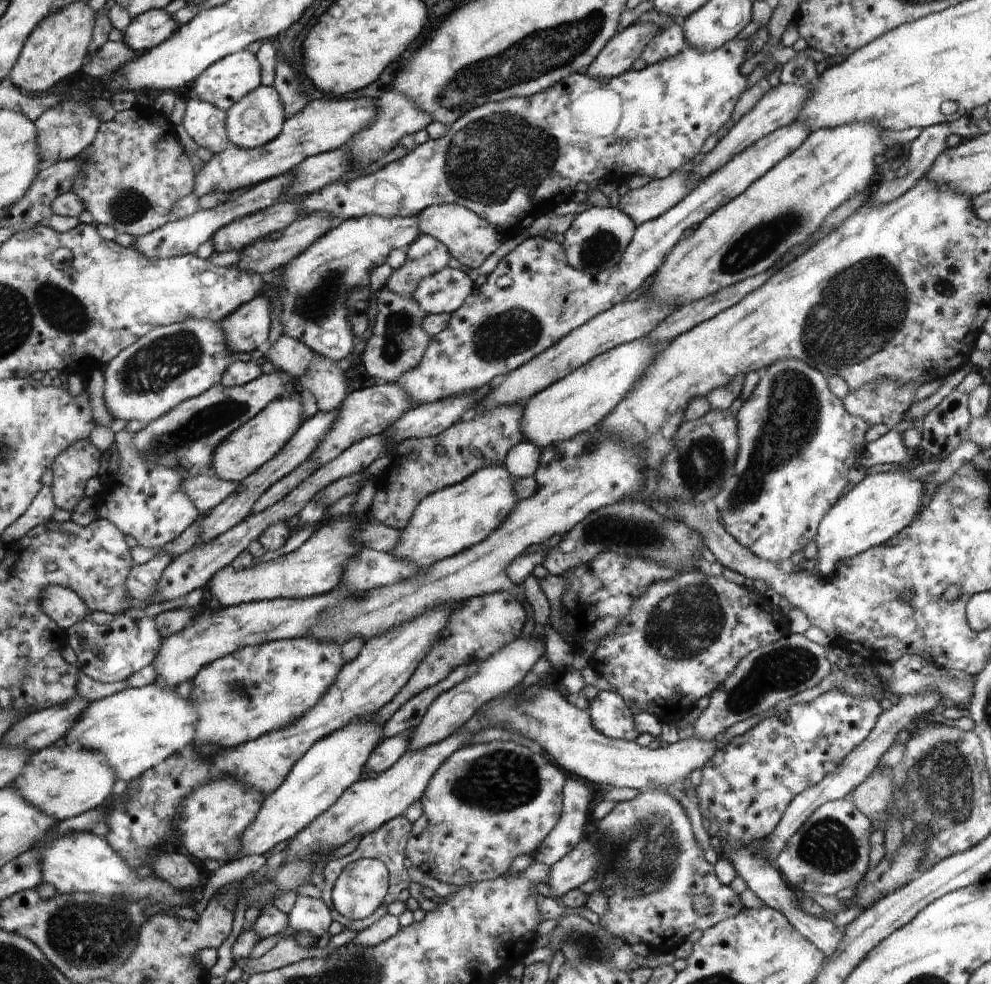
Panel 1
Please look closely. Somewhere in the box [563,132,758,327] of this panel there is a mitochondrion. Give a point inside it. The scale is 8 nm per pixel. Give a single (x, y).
(600, 248)

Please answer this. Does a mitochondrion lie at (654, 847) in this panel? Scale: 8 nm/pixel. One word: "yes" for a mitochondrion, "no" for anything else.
yes

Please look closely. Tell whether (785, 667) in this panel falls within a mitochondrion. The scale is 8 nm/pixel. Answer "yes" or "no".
yes

